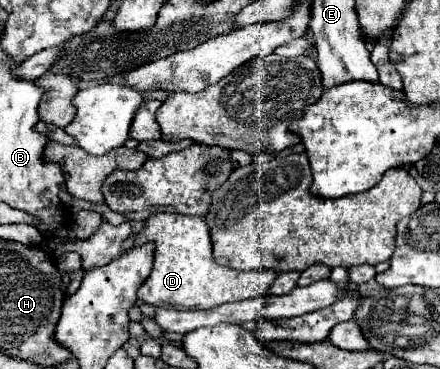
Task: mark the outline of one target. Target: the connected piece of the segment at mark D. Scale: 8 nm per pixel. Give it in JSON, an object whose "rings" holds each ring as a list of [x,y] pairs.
{"rings":[[[157,213],[145,221],[145,227],[135,235],[133,245],[155,243],[155,265],[137,297],[153,307],[165,309],[211,309],[223,303],[253,299],[265,295],[275,281],[273,271],[233,271],[221,267],[211,255],[211,237],[203,217]]]}

